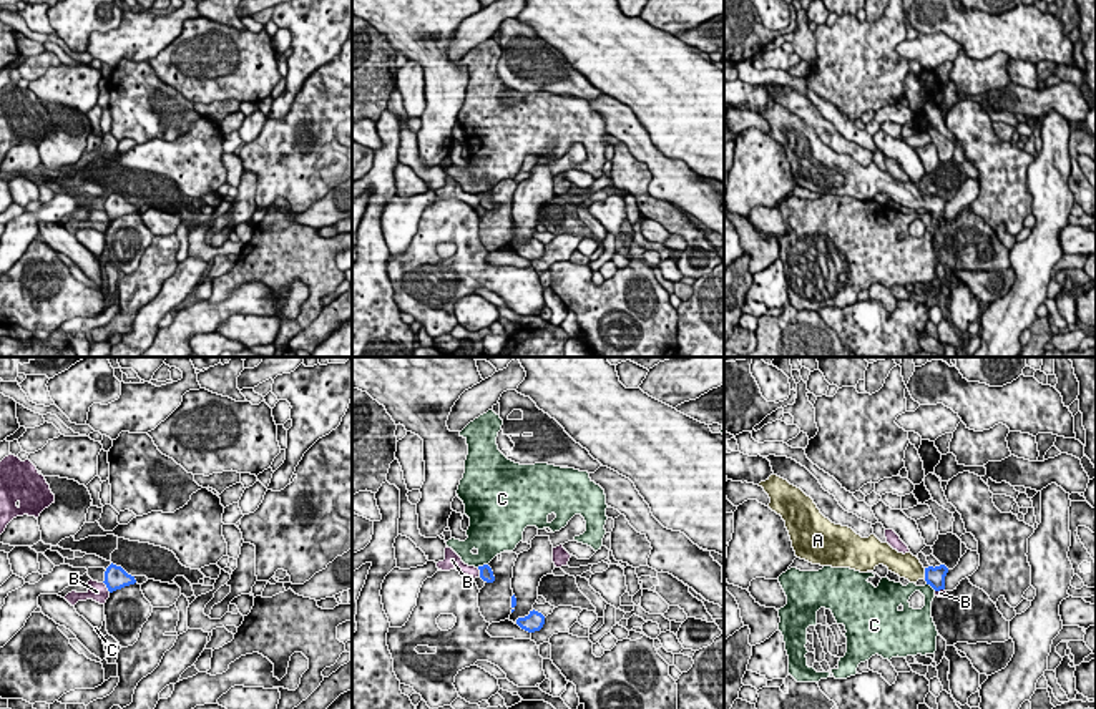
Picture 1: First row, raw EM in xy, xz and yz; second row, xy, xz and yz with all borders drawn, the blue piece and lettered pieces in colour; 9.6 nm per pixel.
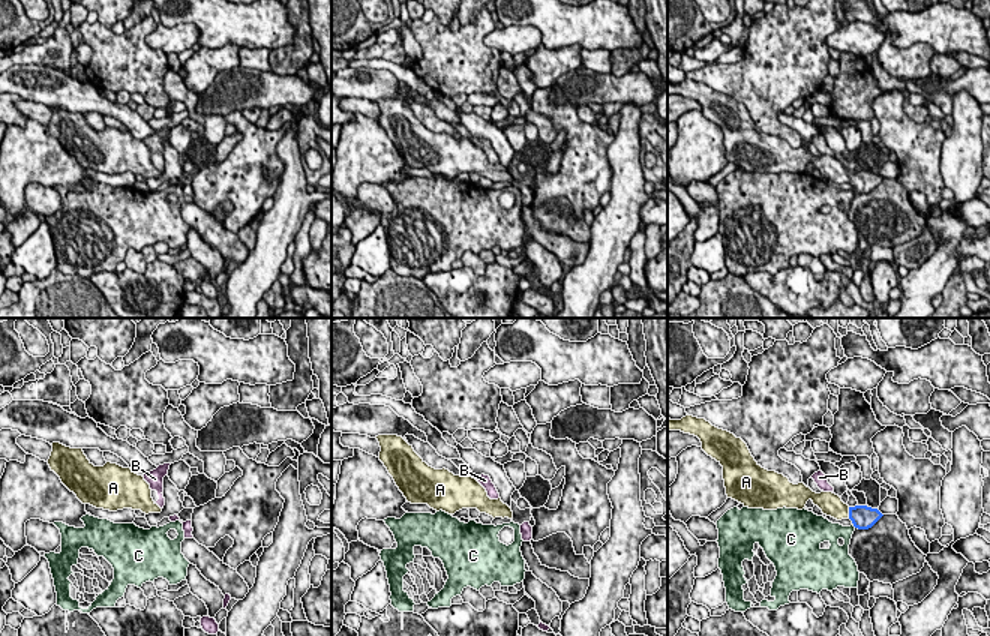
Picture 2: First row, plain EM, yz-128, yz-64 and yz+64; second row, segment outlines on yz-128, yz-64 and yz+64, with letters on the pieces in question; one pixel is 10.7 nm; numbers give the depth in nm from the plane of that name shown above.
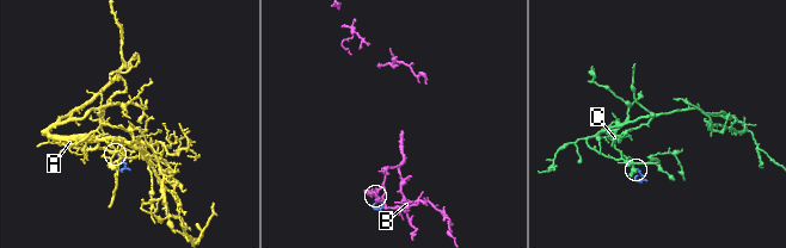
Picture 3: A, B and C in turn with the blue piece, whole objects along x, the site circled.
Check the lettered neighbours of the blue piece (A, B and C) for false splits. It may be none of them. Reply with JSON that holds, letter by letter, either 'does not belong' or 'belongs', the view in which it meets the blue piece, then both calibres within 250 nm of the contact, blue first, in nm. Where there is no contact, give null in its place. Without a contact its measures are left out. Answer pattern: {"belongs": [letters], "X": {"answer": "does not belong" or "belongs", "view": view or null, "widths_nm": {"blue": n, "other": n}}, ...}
{"belongs": ["A"], "A": {"answer": "belongs", "view": "yz", "widths_nm": {"blue": 190, "other": 240}}, "B": {"answer": "does not belong", "view": "xy", "widths_nm": {"blue": 220, "other": 190}}, "C": {"answer": "does not belong", "view": "xz", "widths_nm": {"blue": 130, "other": 320}}}

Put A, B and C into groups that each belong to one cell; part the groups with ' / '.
A / B / C

